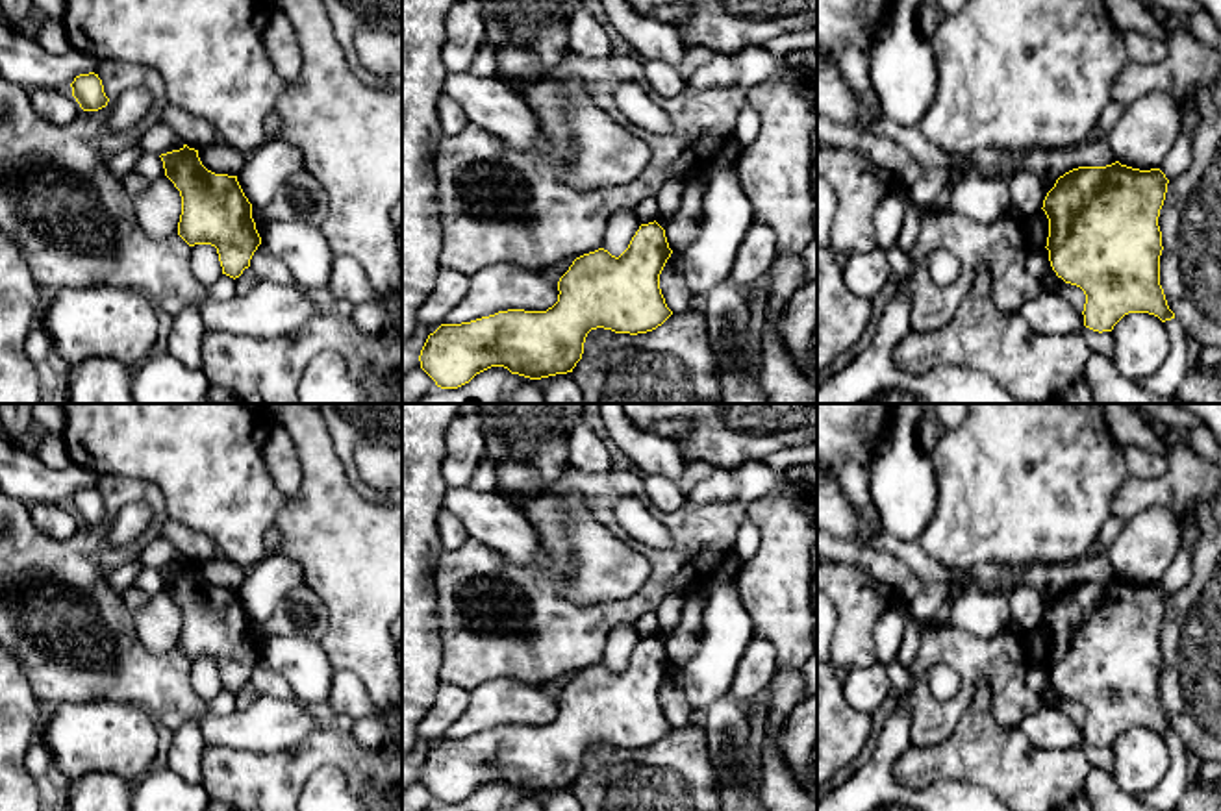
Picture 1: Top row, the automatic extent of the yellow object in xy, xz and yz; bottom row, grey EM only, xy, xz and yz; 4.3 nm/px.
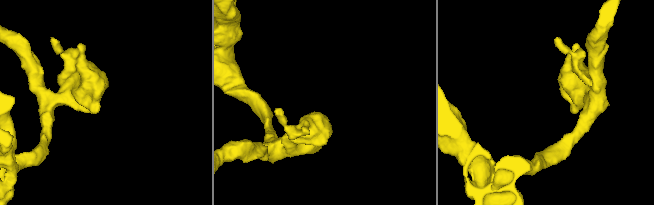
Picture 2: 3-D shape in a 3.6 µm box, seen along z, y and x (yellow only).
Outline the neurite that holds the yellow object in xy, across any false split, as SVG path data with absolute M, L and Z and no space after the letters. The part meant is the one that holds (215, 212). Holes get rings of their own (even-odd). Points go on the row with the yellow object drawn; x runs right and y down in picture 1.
M187 144L159 157L165 176L182 196L178 235L189 246L215 246L222 274L239 278L250 267L261 237L252 218L252 204L245 196L237 176L208 170L198 157L198 150Z

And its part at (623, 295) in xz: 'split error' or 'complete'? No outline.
complete

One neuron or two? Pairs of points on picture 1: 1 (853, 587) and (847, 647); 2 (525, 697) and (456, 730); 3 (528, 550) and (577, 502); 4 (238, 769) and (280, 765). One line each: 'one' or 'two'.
1: one
2: one
3: two
4: one

